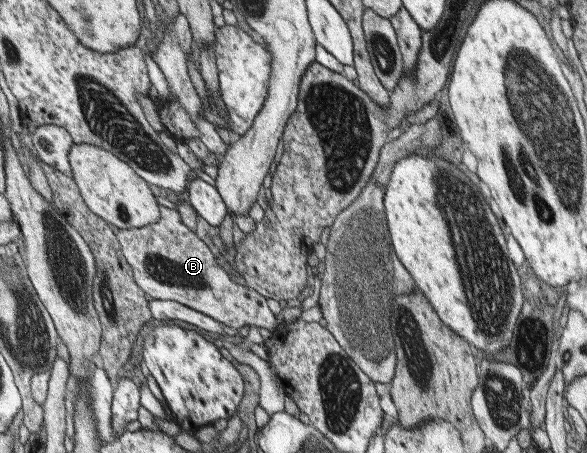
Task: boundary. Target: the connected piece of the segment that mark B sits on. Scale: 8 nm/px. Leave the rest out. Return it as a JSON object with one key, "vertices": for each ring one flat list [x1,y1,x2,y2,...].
{"vertices":[[162,208,163,218,155,224,143,228,119,229,116,228,116,235,122,244,122,251,130,265,134,268,134,279,136,283,153,299,173,300,211,316,231,328,249,326,259,327,273,331,279,324,276,323,275,315,269,311,266,298,247,288,241,281,229,282,229,278,223,278,224,268,219,265,217,258,213,256,211,248,183,223,181,214,176,209]]}

